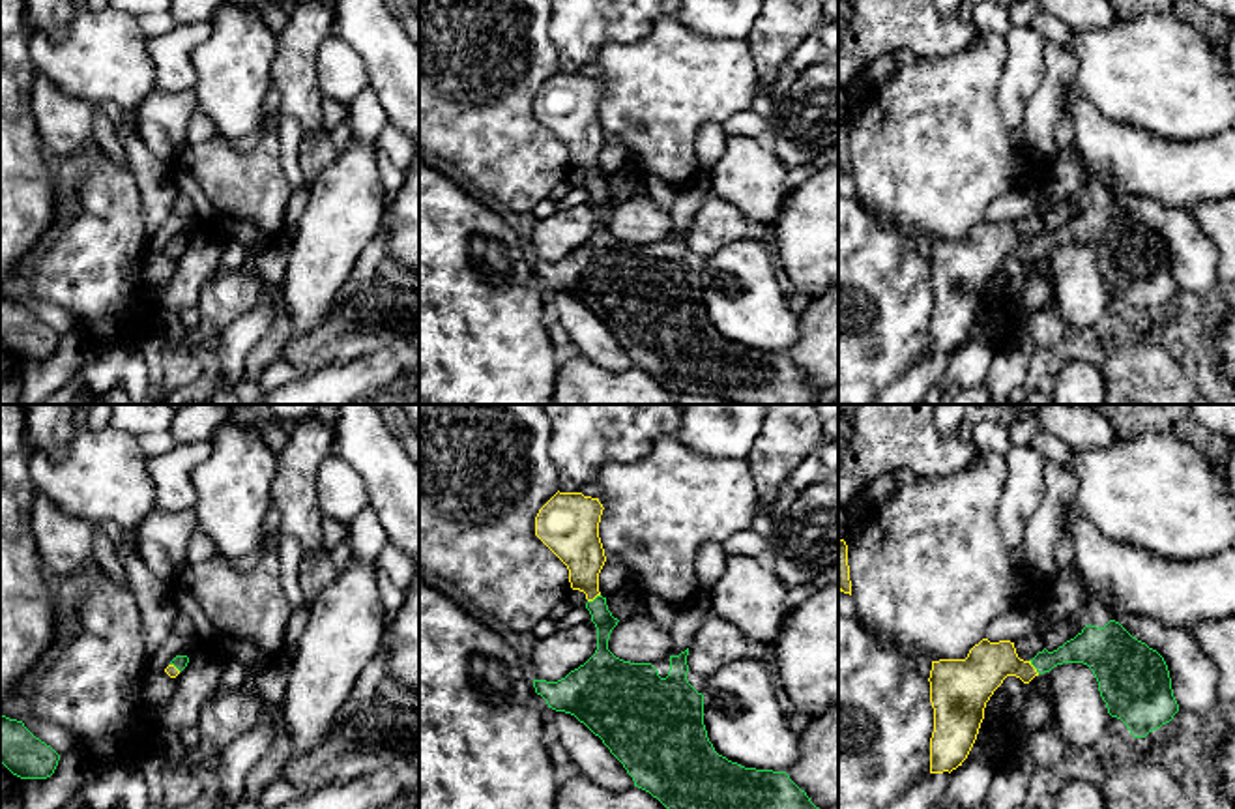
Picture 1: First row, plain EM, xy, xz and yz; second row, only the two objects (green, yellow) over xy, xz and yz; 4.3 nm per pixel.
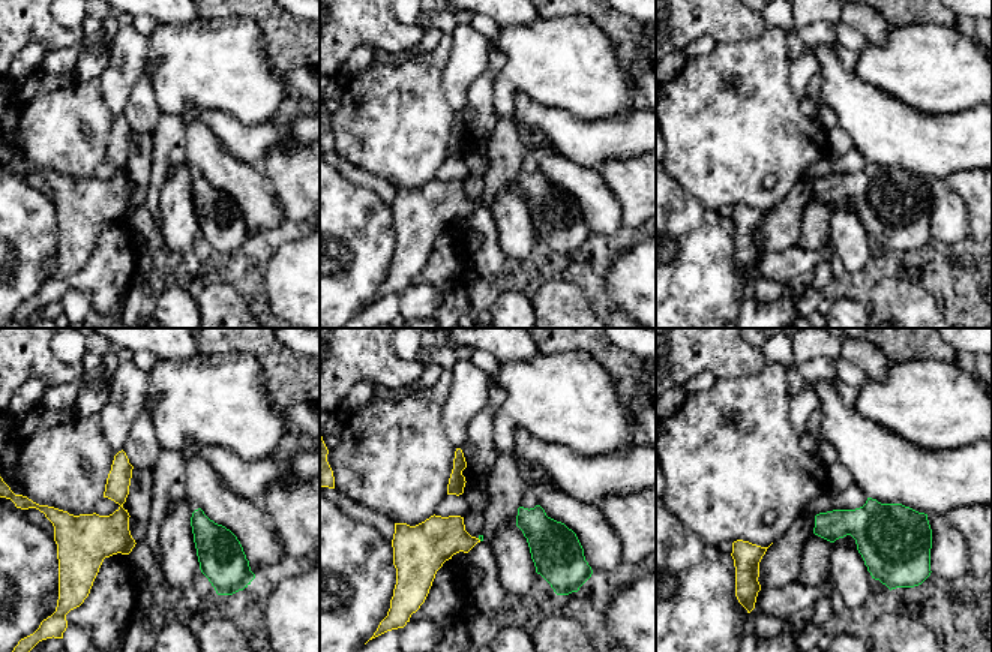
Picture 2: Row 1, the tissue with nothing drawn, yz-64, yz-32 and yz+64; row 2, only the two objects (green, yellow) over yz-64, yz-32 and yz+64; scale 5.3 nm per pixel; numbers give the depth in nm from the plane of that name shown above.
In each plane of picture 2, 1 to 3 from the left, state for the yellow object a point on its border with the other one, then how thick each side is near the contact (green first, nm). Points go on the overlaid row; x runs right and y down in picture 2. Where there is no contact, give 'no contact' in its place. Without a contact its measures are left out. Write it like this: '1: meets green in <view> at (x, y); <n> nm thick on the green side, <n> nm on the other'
1: no contact
2: no contact
3: no contact

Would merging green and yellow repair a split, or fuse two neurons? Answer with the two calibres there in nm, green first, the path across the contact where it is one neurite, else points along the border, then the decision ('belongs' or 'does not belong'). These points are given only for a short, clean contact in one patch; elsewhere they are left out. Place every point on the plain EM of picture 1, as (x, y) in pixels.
140/190 nm | across yz (1088, 227), (1033, 246), (988, 244) | belongs

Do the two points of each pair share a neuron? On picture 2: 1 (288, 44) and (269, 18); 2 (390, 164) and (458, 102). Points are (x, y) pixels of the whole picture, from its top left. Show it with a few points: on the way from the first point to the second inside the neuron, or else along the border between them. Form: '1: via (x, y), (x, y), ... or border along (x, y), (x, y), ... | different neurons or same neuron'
1: via (288, 38), (275, 24) | same neuron
2: border along (441, 72), (441, 89), (449, 107), (455, 113) | different neurons

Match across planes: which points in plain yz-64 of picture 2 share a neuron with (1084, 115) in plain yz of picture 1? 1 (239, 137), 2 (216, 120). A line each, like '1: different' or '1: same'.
1: same
2: same

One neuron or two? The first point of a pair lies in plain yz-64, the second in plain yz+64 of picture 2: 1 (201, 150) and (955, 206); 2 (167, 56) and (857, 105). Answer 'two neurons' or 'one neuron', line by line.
1: one neuron
2: two neurons

